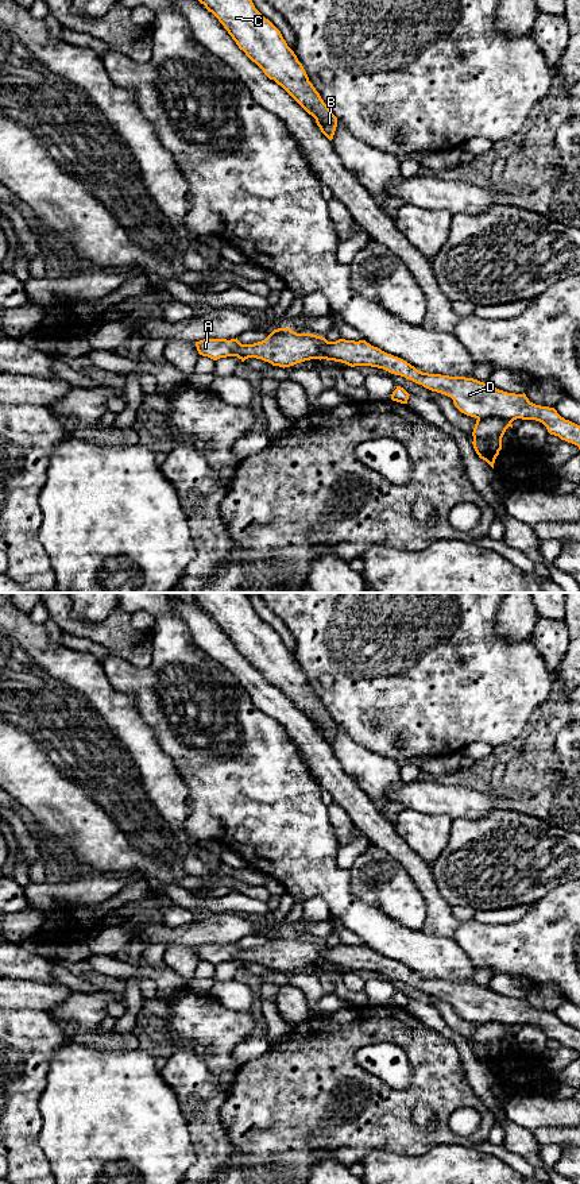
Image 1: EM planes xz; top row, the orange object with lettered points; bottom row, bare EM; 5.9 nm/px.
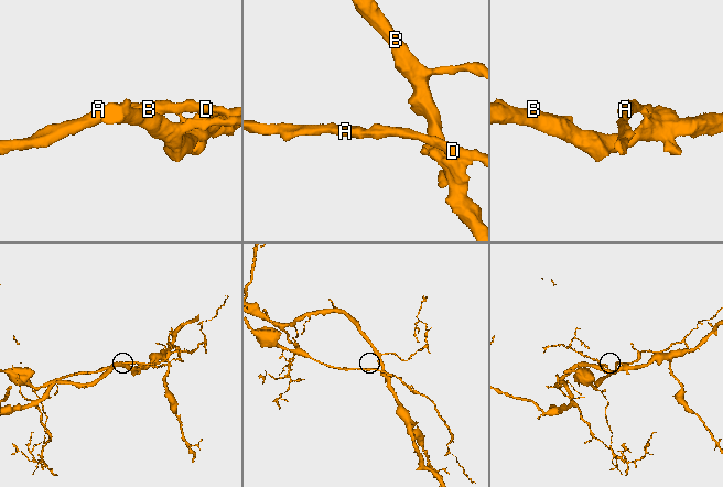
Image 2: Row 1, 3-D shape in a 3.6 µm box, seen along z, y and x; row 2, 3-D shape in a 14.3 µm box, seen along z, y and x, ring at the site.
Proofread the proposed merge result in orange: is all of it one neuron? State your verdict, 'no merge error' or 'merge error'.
merge error

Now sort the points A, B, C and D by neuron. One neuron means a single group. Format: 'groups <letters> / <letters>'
groups A D / B C

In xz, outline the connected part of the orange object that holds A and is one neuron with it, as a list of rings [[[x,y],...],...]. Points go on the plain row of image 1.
[[[290,933],[274,934],[264,945],[241,949],[236,944],[204,944],[196,946],[200,960],[213,965],[237,961],[262,964],[272,971],[290,972],[310,964],[326,964],[351,972],[371,971],[405,981],[424,992],[445,999],[464,1019],[475,1023],[502,1022],[542,1027],[550,1040],[572,1048],[580,1054],[580,1030],[561,1022],[554,1013],[535,1010],[526,999],[507,998],[473,983],[429,979],[417,975],[406,965],[371,950],[366,945],[328,946],[322,941],[297,938]]]

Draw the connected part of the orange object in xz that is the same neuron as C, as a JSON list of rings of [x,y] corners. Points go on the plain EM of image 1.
[[[192,593],[197,605],[224,630],[240,655],[281,690],[333,744],[337,722],[330,717],[281,636],[254,610],[245,593]]]

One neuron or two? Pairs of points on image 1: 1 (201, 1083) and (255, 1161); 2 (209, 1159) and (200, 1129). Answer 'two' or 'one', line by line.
1: two
2: one

